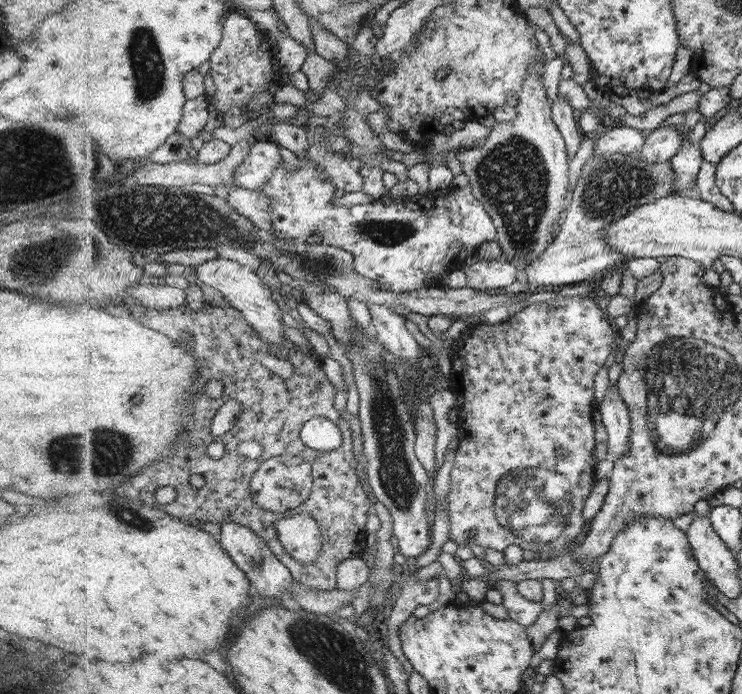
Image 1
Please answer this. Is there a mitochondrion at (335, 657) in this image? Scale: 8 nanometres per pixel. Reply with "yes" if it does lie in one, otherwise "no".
yes

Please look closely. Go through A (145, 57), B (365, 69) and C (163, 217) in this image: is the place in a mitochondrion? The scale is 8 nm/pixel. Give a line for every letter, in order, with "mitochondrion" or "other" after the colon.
A: mitochondrion
B: other
C: mitochondrion

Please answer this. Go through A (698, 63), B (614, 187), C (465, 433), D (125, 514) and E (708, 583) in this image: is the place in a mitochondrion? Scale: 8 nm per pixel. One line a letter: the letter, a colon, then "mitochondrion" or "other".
A: other
B: mitochondrion
C: other
D: mitochondrion
E: other

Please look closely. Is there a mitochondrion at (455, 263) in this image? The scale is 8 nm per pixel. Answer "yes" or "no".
no

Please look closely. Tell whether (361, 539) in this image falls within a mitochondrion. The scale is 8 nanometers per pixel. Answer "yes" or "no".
no

